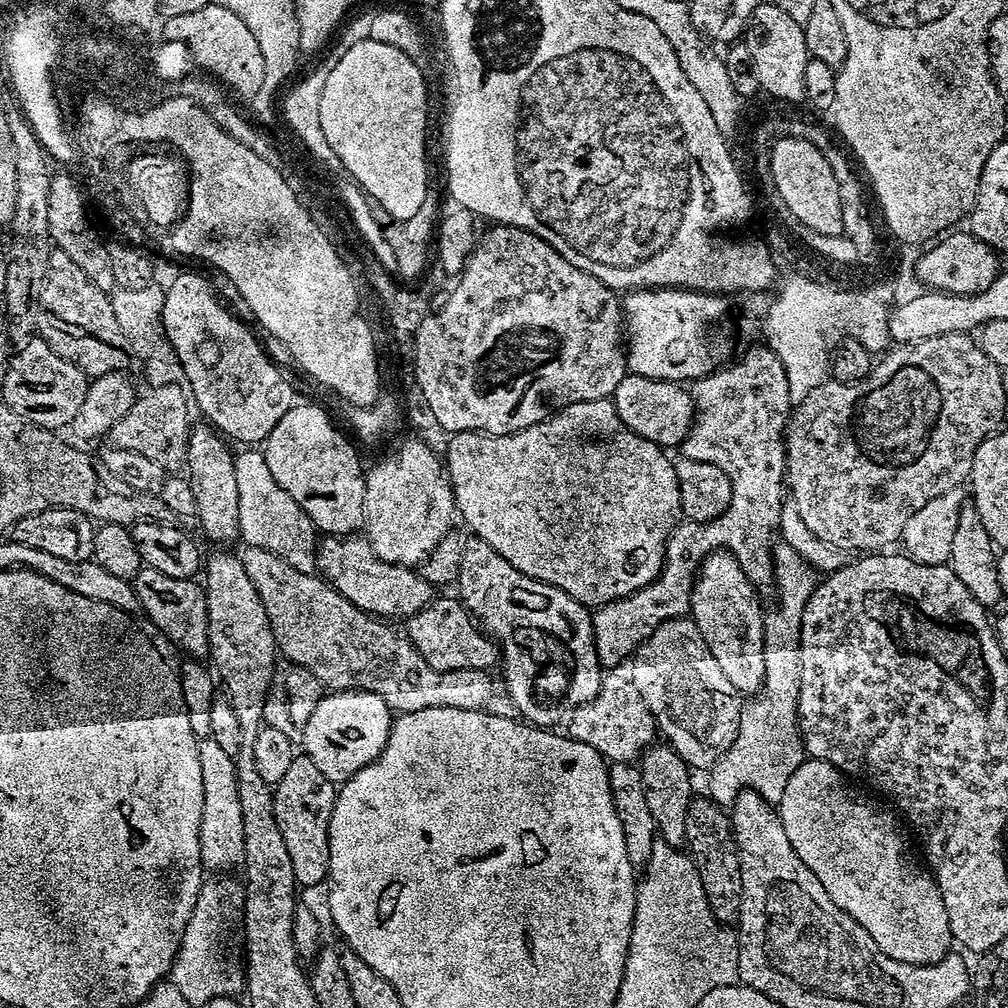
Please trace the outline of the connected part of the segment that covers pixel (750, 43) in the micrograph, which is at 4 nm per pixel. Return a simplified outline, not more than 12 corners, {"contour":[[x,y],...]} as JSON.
{"contour":[[757,3],[742,42],[760,92],[801,103],[804,26],[782,6]]}

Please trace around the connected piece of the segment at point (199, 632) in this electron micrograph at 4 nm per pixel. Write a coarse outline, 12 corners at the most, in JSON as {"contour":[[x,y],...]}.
{"contour":[[141,567],[143,615],[189,657],[208,646],[208,598],[195,579]]}

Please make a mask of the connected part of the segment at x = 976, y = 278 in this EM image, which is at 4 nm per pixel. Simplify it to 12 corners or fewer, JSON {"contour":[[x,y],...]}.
{"contour":[[967,230],[919,253],[915,273],[937,292],[972,296],[1002,268]]}

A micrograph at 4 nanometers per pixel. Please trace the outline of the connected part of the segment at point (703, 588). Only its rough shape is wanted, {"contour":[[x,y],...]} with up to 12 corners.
{"contour":[[709,552],[690,618],[737,693],[764,682],[757,585]]}

